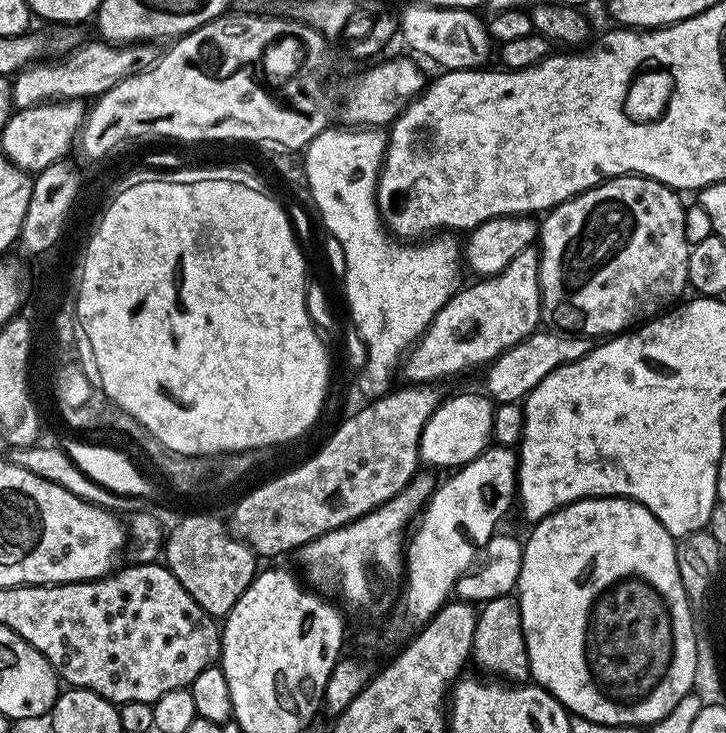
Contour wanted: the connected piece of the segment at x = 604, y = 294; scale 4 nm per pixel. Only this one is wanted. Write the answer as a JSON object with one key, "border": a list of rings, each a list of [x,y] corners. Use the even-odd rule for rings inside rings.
{"border":[[[613,176],[605,179],[603,184],[595,188],[588,188],[571,196],[557,208],[551,209],[538,224],[538,251],[540,254],[540,311],[543,319],[548,320],[553,329],[565,334],[587,336],[589,338],[611,338],[621,335],[637,326],[661,315],[665,310],[671,309],[681,299],[684,288],[689,287],[688,282],[688,249],[690,247],[686,238],[684,225],[685,201],[680,201],[675,191],[667,188],[662,182],[651,180],[648,176]]]}

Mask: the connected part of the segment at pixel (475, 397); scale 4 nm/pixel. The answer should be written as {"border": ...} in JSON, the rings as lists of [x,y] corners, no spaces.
{"border":[[[460,392],[457,396],[441,399],[440,405],[430,414],[430,422],[422,430],[420,439],[420,458],[425,465],[432,468],[455,470],[468,464],[492,440],[492,423],[494,422],[494,404],[487,395],[479,396],[476,392]]]}

